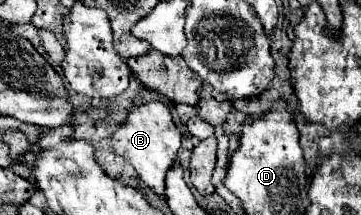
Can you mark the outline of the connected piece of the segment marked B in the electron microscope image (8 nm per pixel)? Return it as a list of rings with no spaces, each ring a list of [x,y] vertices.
[[[149,100],[143,104],[133,104],[127,110],[123,124],[115,128],[111,134],[111,144],[115,154],[125,158],[139,174],[139,178],[155,192],[163,196],[165,190],[165,174],[177,160],[177,152],[181,148],[181,132],[173,122],[171,110],[163,100]]]

